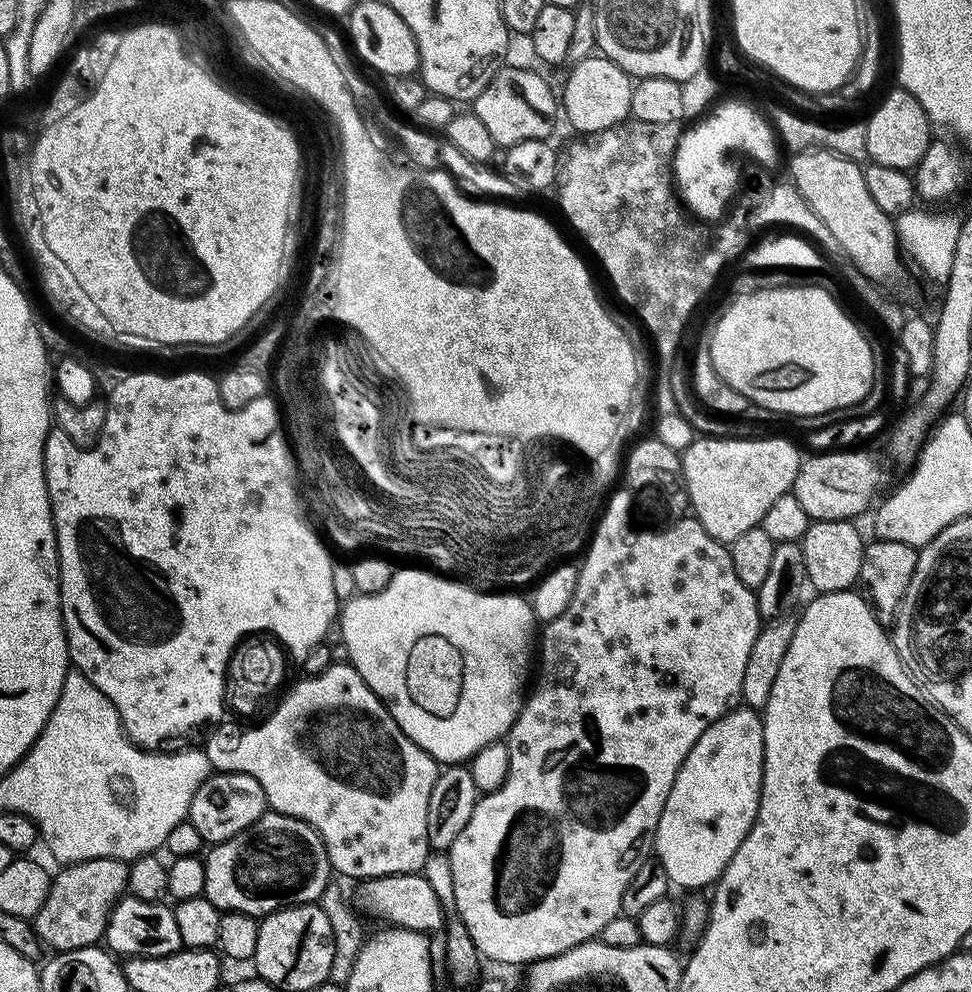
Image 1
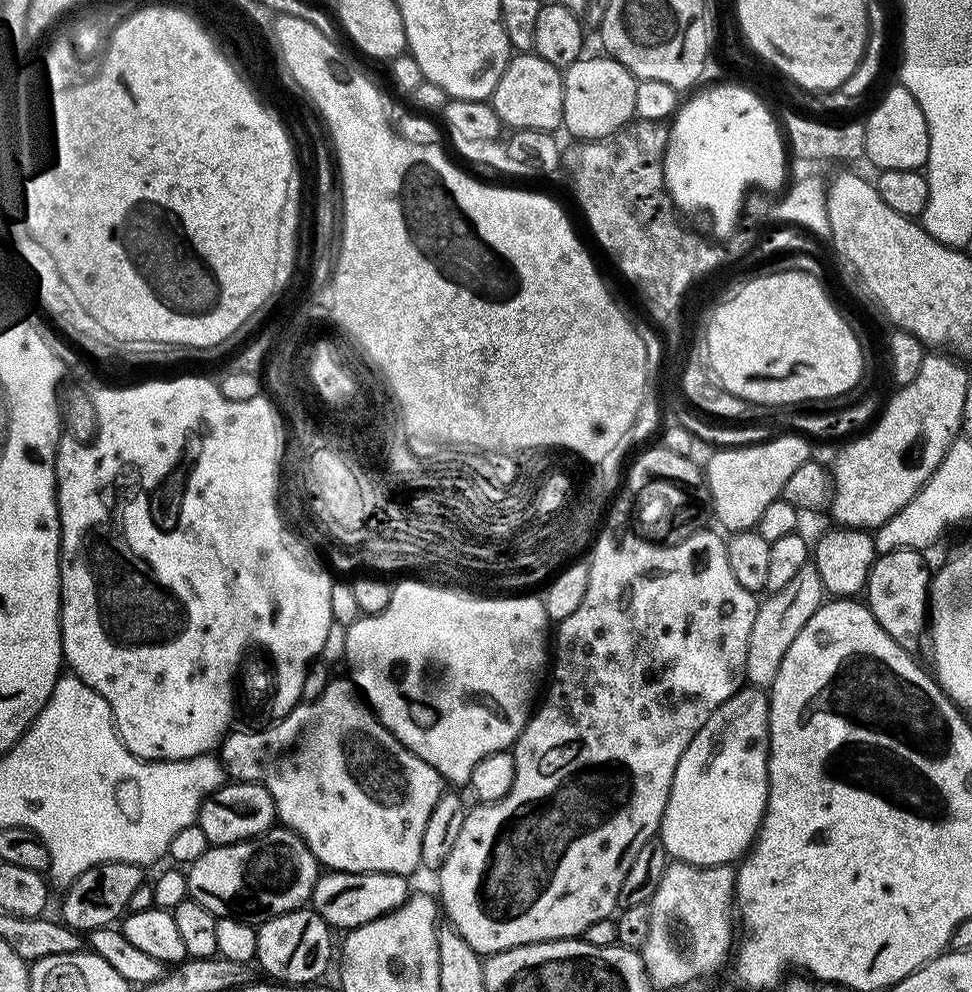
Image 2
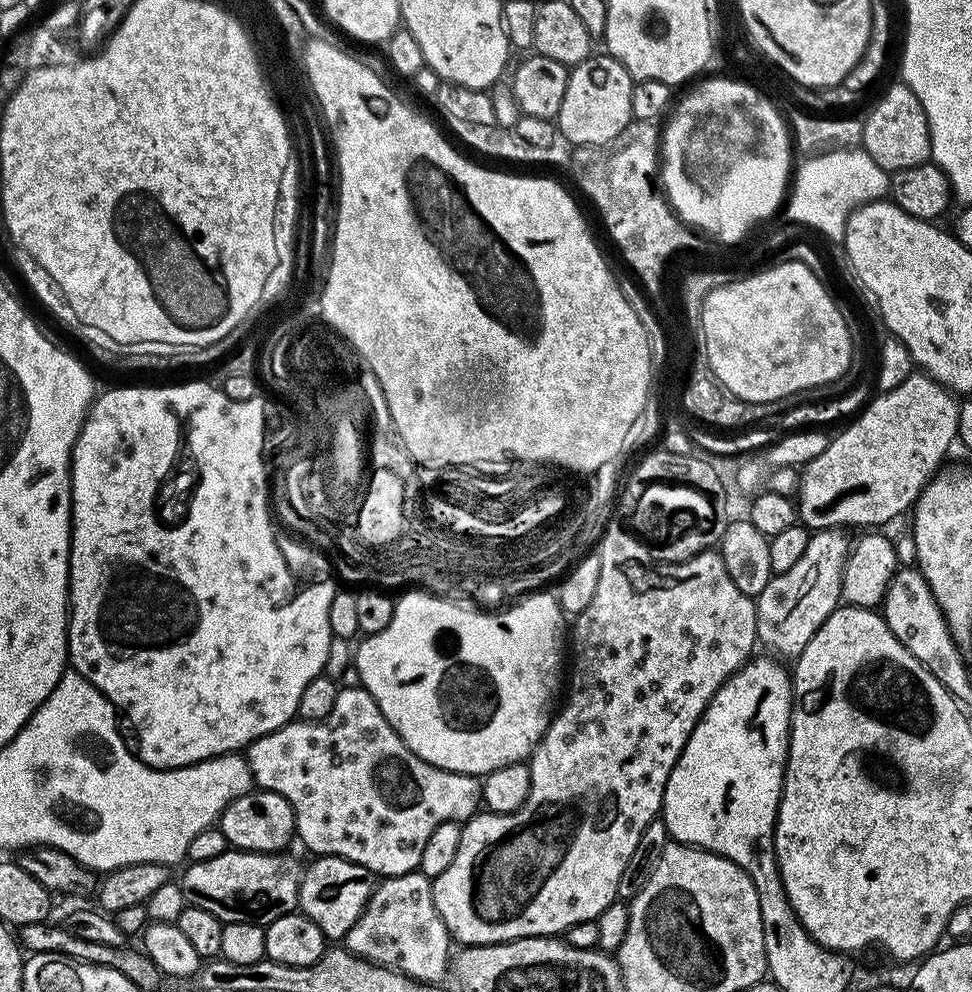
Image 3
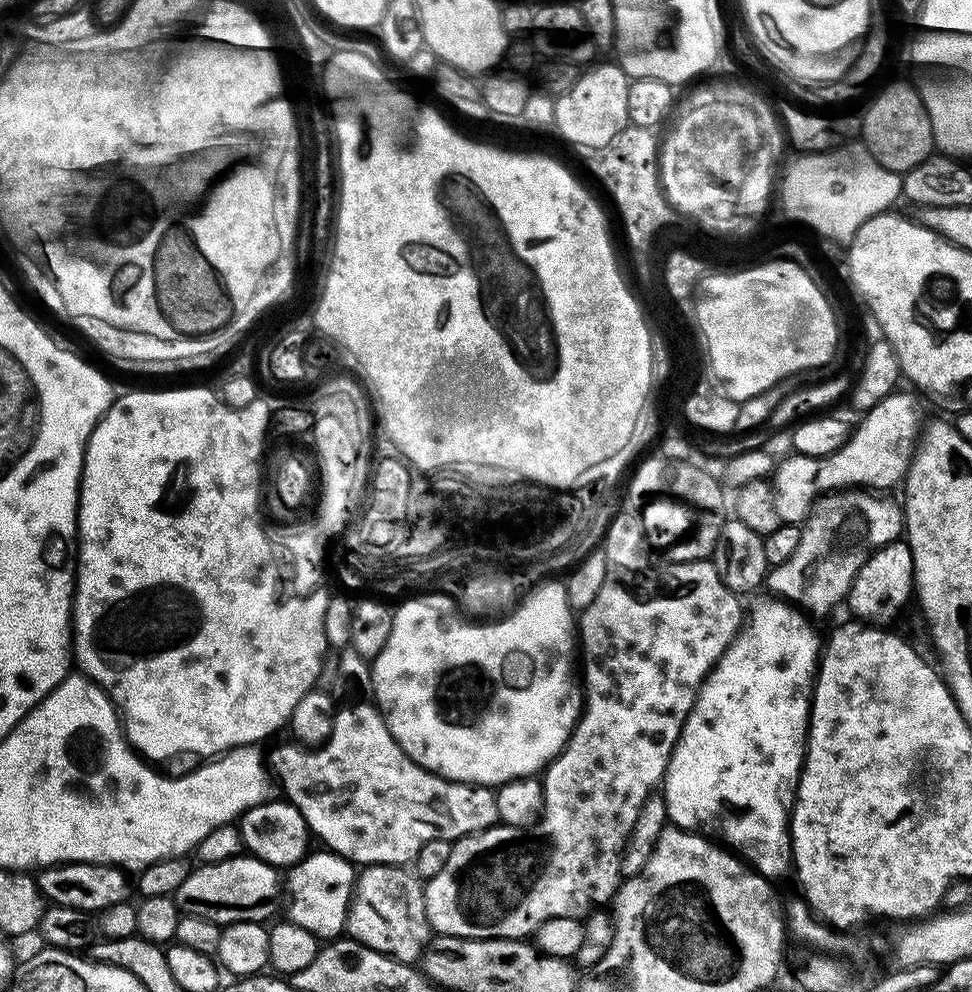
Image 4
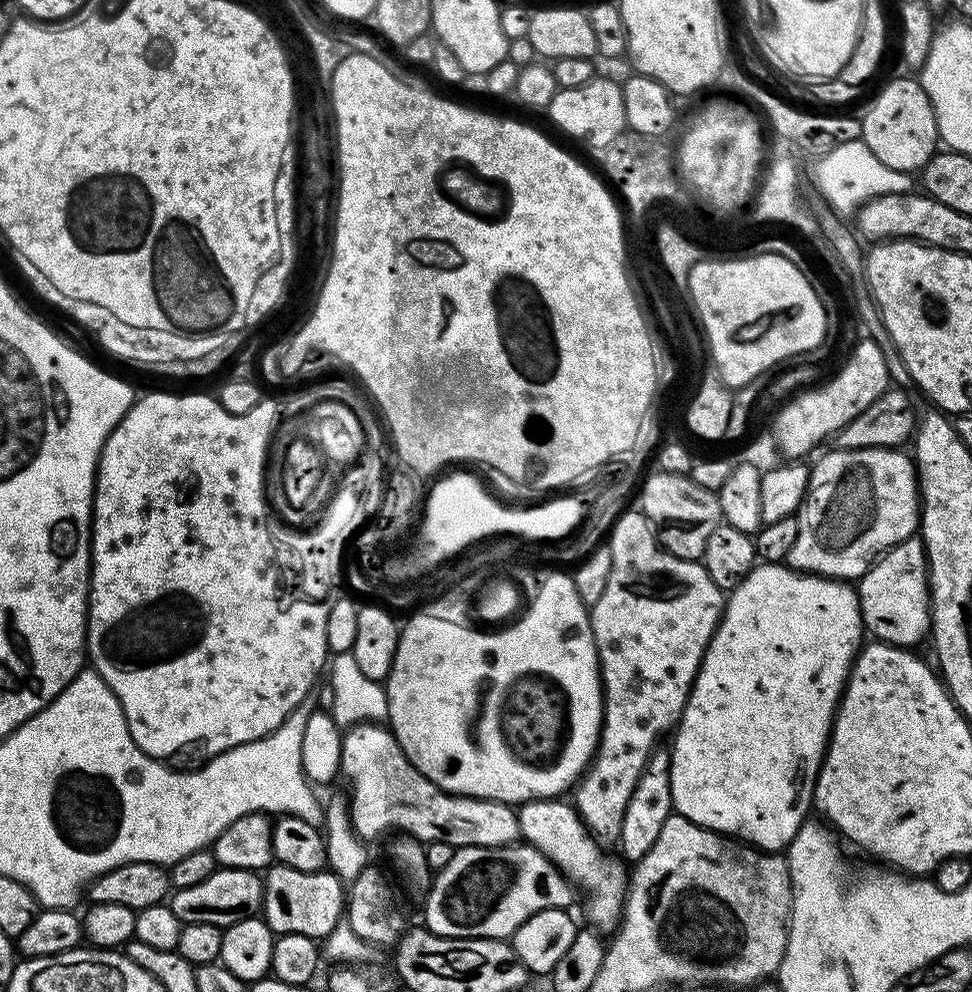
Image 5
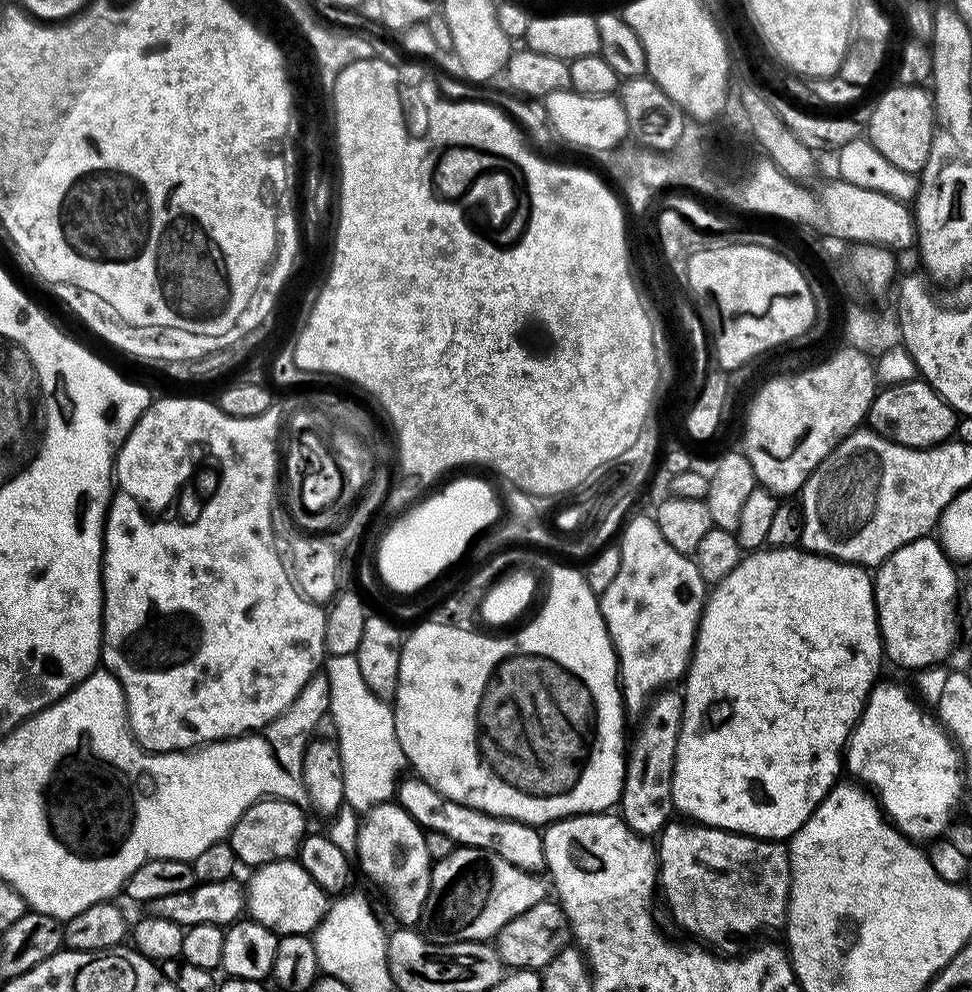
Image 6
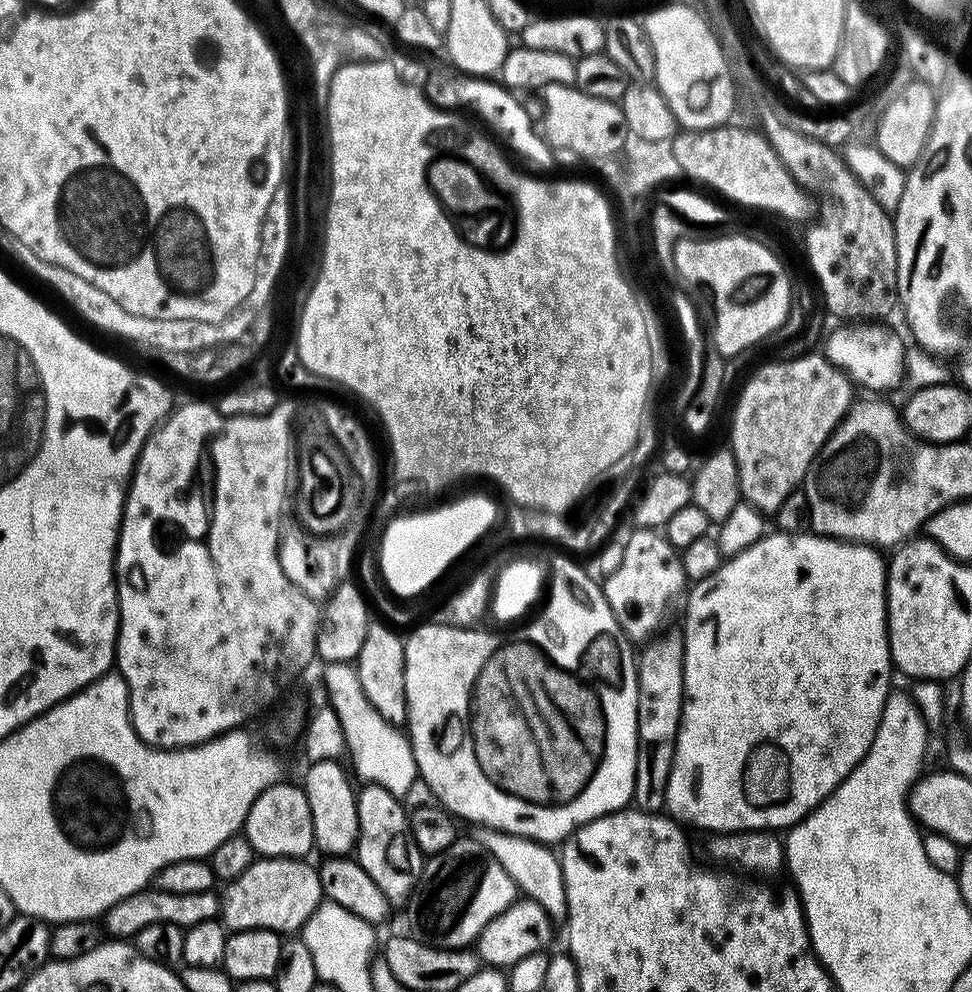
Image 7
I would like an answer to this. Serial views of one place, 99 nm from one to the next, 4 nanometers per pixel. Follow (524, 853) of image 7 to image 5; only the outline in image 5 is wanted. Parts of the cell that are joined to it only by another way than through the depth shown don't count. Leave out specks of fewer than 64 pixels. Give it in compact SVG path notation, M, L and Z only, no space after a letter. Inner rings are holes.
M376 722L353 724L342 736L342 758L340 770L343 779L348 779L352 787L350 809L352 825L356 835L364 842L376 840L387 832L397 828L400 834L407 834L419 842L446 842L453 849L457 848L506 848L521 839L520 814L511 804L497 800L476 800L472 796L454 796L443 792L434 782L430 782L408 760L408 755L401 750L400 743L387 727Z

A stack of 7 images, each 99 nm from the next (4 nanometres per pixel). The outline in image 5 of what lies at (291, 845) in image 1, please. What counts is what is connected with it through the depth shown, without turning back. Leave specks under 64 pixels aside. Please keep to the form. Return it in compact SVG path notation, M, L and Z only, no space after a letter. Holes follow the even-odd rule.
M220 866L214 874L210 874L210 878L206 878L206 882L175 889L170 896L170 906L181 925L210 922L226 929L239 920L253 919L263 909L264 882L255 871Z

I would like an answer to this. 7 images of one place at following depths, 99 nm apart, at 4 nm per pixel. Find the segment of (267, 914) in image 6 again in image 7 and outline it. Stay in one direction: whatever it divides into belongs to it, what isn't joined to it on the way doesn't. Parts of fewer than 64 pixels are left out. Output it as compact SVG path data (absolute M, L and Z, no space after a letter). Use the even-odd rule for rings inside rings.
M260 858L251 864L239 878L231 881L222 892L219 919L225 928L232 932L245 932L255 928L265 928L281 934L296 934L314 914L314 910L322 903L324 891L320 885L320 873L315 867L308 865L307 859Z

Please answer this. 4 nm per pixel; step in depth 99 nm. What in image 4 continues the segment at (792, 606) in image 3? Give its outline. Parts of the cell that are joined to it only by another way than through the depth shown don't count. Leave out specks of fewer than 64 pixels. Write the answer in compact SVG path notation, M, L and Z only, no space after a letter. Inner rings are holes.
M860 486L846 487L821 495L802 524L801 541L798 542L796 552L769 571L766 586L773 591L771 593L795 605L800 604L816 614L826 614L839 601L841 603L847 597L858 570L867 562L869 556L877 548L883 548L884 545L901 539L904 527L901 505L897 501L895 504L894 501L887 500L884 496L887 495L877 494Z

